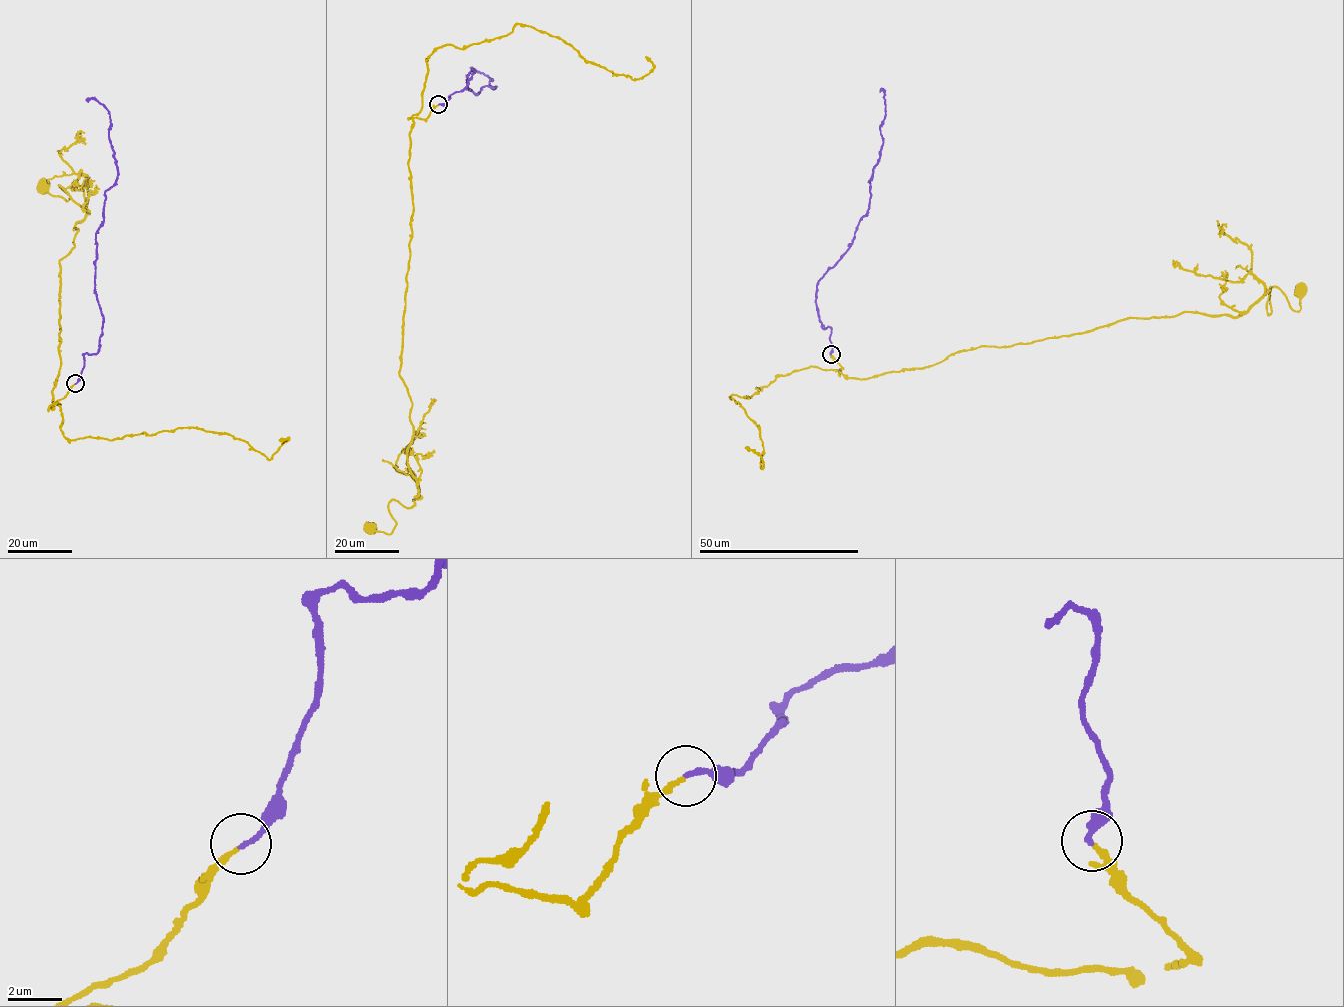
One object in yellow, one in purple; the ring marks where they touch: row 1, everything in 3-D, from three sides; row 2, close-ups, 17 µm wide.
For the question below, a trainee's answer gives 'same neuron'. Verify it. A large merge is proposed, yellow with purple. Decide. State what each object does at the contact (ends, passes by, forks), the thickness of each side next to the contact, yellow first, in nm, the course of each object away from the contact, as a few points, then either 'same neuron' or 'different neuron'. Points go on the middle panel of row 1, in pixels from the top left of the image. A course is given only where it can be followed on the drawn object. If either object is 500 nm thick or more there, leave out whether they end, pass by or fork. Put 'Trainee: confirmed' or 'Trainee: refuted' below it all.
yellow ends; purple ends; calibres 190 and 190 nm; course yellow (438, 105), (410, 134), (399, 373), (421, 497), (390, 501), (388, 534), (370, 526); course purple (438, 105), (465, 88), (472, 70), (469, 89), (496, 87), (470, 67); same neuron
Trainee: confirmed

